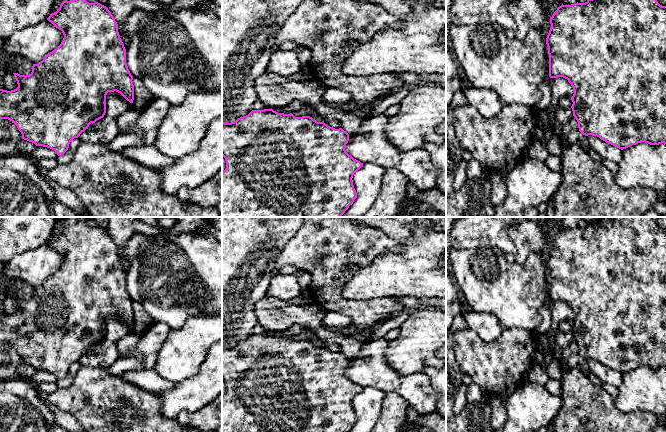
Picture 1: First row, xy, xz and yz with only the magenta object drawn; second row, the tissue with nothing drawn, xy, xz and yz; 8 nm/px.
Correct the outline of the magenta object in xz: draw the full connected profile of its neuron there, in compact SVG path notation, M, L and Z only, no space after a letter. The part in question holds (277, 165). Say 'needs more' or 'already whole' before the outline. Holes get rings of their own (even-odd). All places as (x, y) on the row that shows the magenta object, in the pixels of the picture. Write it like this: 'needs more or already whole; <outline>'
already whole; M273 109L252 110L234 122L222 122L222 156L226 161L226 169L222 172L222 217L342 217L357 198L352 178L363 166L346 152L348 141L349 134L342 128L335 129L310 116L295 117L292 113L278 113Z

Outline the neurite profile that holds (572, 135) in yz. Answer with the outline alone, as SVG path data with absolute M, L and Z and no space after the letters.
M573 117L565 125L560 128L551 127L546 129L543 137L541 139L535 139L531 144L525 149L523 153L524 159L535 159L537 161L545 162L548 157L548 151L546 150L546 141L552 136L555 131L559 131L564 137L565 143L567 144L577 144L581 146L584 150L590 148L587 136L583 135L578 128L578 122Z

